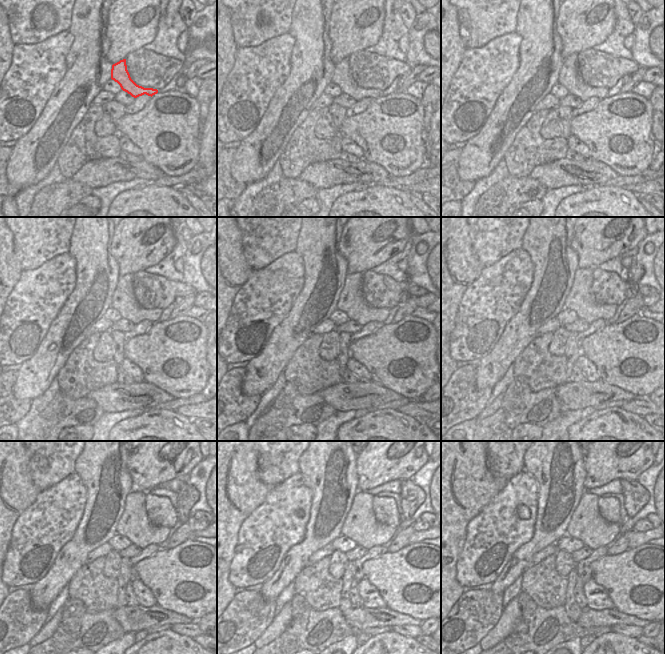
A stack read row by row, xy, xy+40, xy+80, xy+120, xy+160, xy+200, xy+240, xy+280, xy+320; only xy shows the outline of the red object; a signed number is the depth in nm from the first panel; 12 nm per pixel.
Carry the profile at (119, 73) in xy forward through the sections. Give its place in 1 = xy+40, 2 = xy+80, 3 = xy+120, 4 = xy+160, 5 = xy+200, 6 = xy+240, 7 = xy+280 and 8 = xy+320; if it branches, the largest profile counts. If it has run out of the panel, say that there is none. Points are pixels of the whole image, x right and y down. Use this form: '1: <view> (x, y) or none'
1: xy+40 (342, 77)
2: xy+80 (569, 77)
3: xy+120 (123, 300)
4: xy+160 (351, 302)
5: xy+200 (580, 299)
6: xy+240 (134, 524)
7: xy+280 (360, 525)
8: xy+320 (587, 525)

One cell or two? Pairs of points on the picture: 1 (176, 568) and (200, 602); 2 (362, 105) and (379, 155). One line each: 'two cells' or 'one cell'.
1: one cell
2: two cells

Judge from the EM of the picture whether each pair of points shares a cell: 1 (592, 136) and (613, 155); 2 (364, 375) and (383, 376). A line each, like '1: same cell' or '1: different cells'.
1: same cell
2: different cells

